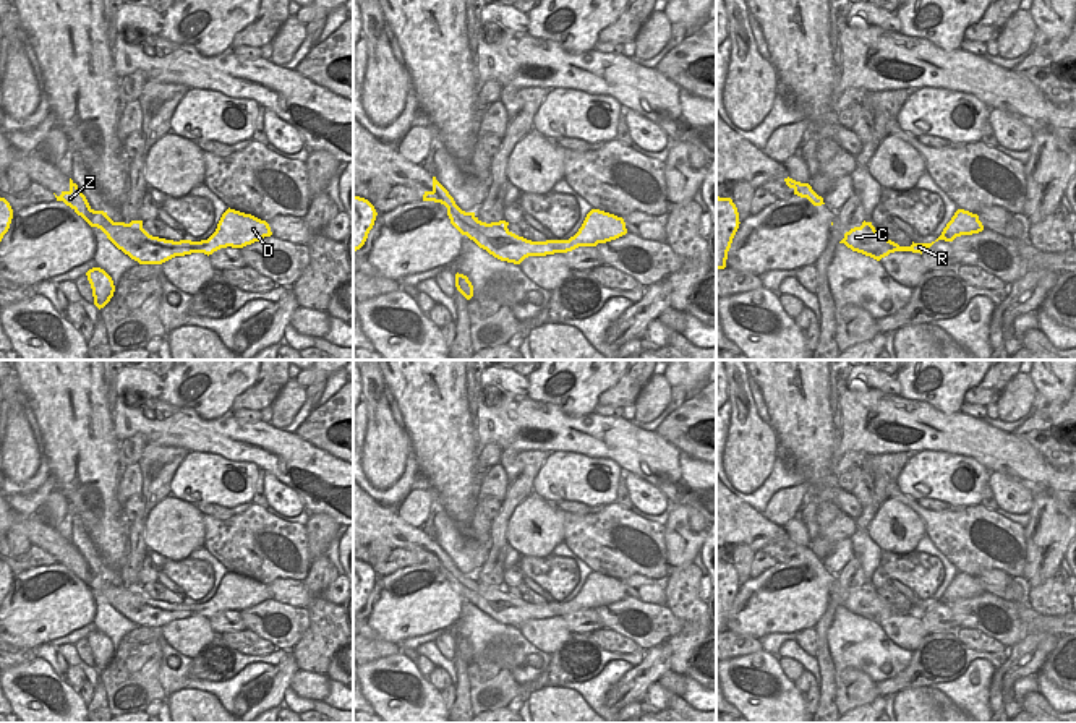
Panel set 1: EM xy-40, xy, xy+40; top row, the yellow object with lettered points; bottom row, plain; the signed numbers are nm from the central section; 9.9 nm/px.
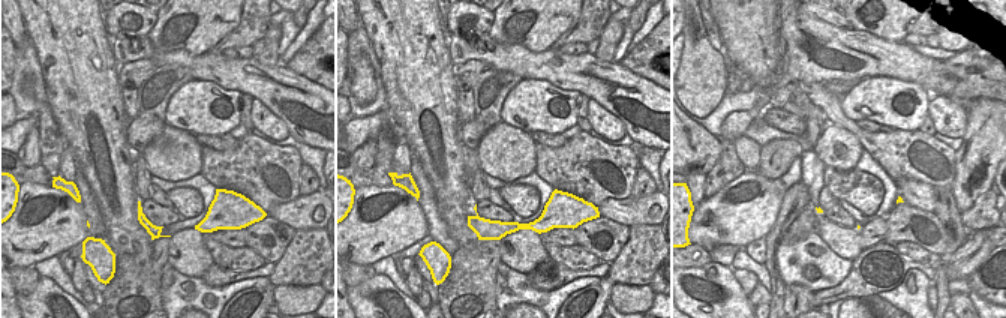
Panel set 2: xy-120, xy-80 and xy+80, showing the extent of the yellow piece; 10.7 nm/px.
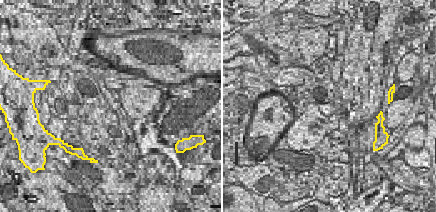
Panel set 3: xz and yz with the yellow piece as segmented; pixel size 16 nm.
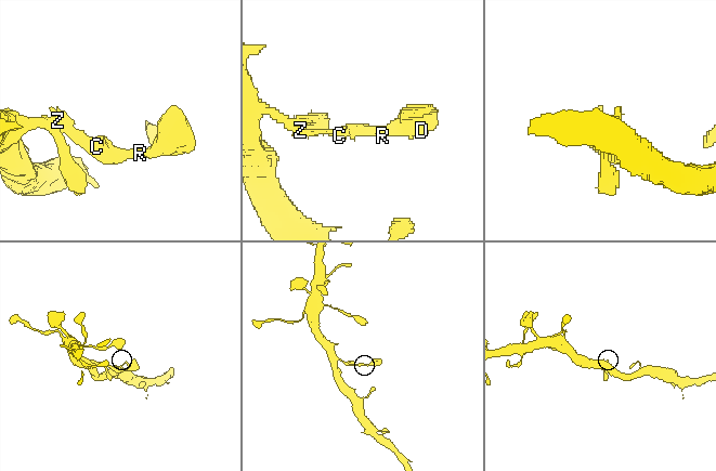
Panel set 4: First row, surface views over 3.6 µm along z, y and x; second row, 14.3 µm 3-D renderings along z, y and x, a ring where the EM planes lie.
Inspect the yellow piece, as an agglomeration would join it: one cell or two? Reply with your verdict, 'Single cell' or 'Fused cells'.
Fused cells

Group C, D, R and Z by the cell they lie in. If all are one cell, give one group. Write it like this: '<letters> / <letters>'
C D R / Z

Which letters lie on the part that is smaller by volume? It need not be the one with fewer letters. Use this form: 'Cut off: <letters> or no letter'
Cut off: C, D, R

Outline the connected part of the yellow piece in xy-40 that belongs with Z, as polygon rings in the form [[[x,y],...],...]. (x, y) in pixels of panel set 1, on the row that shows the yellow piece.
[[[70,186],[68,191],[62,191],[60,196],[55,195],[55,198],[57,201],[63,201],[66,206],[70,206],[86,222],[91,222],[92,209],[88,207],[84,199],[79,196],[79,193],[73,186]]]

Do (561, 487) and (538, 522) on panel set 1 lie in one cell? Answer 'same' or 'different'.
different

